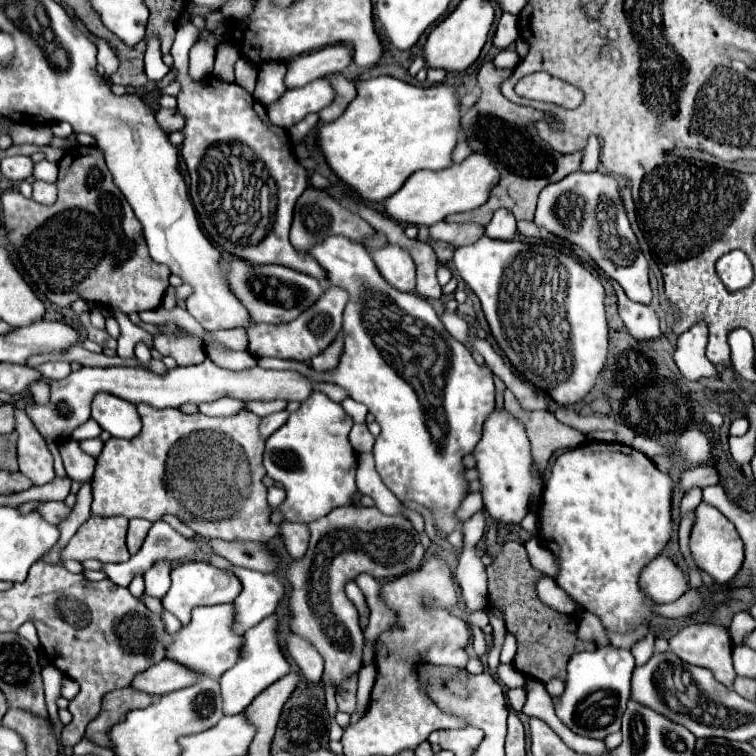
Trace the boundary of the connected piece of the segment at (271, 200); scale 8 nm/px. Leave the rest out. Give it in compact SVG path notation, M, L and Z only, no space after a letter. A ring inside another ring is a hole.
M193 24L177 28L171 56L175 60L173 70L177 72L175 80L181 82L177 108L185 116L185 142L181 144L181 156L191 176L189 194L205 232L217 246L223 246L223 250L245 262L279 264L325 282L321 266L309 254L299 254L289 244L293 206L309 182L305 168L301 168L291 154L287 132L277 126L271 128L269 120L261 120L255 112L257 100L241 86L225 84L211 74L199 82L189 80L187 54L195 44L197 32L199 28ZM209 148L213 148L213 172L203 172L201 164ZM261 186L267 190L267 202L261 202Z

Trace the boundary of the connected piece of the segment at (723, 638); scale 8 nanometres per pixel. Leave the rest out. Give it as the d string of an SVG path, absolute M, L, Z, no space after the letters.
M691 624L669 640L669 650L683 662L709 668L727 688L733 686L735 670L731 664L733 644L727 630L719 624Z

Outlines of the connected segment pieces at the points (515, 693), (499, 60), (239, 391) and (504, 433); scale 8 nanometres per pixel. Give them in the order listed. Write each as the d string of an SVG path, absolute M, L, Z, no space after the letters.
M515 688L515 690L507 690L507 700L509 700L509 706L519 712L521 710L521 704L525 704L525 690L523 688Z
M503 50L493 59L493 63L497 68L514 69L519 63L519 55L516 51Z
M205 358L201 364L195 366L177 366L173 370L167 370L165 374L155 374L145 368L133 368L133 366L111 366L111 368L81 368L77 372L71 372L63 380L51 382L51 400L49 404L41 406L35 402L29 402L25 412L33 420L35 428L41 432L47 440L59 440L67 438L77 426L89 420L89 406L99 392L115 394L131 404L149 404L151 408L179 408L181 404L193 402L213 402L217 398L229 396L237 400L297 400L303 402L311 394L313 378L305 378L299 372L293 370L263 370L259 366L247 368L247 370L227 370L213 364L209 358Z
M495 408L487 416L483 424L483 436L471 454L479 472L485 512L499 524L519 524L529 514L533 504L539 502L545 488L543 476L533 472L535 462L531 456L531 444L523 422L519 422L505 408Z

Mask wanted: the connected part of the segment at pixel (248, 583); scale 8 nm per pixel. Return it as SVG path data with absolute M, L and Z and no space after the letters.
M212 554L207 560L220 569L233 572L241 584L241 594L233 600L233 624L231 630L235 634L243 634L245 630L259 624L263 618L271 616L283 598L283 584L275 574L263 574L249 568L237 568L221 556Z

